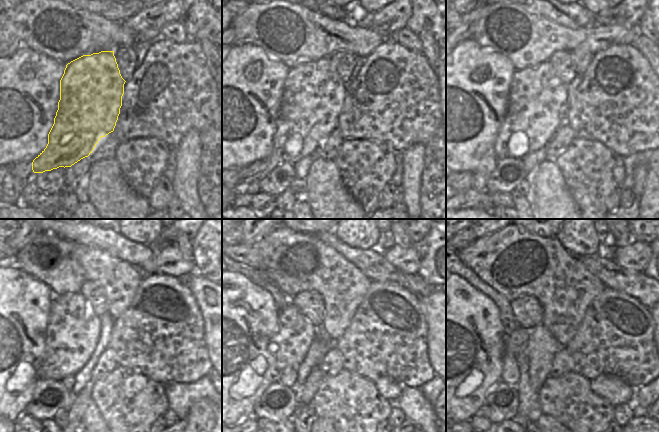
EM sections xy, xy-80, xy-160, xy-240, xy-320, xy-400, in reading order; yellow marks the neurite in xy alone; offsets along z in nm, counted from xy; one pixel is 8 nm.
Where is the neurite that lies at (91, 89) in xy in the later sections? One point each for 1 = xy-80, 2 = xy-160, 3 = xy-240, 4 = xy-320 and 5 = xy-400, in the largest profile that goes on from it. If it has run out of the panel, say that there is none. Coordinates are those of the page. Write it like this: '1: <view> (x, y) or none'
1: xy-80 (314, 94)
2: xy-160 (537, 100)
3: xy-240 (73, 330)
4: xy-320 (295, 335)
5: xy-400 (514, 343)

